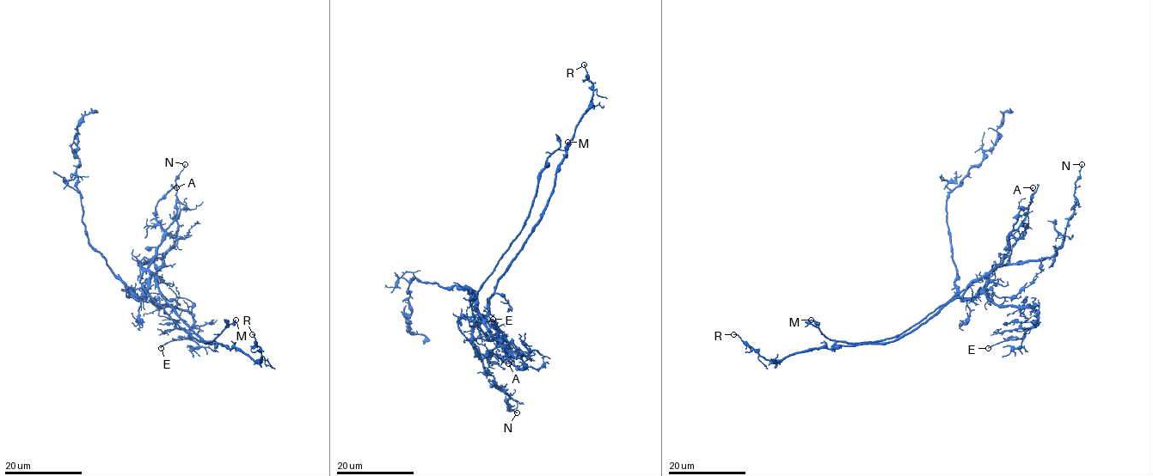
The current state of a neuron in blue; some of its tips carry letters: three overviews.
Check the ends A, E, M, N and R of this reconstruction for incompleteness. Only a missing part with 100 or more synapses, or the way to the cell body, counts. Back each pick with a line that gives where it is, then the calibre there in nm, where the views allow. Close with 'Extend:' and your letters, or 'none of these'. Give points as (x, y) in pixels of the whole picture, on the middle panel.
E: place (493, 319); calibre 140 nm
Extend: E

